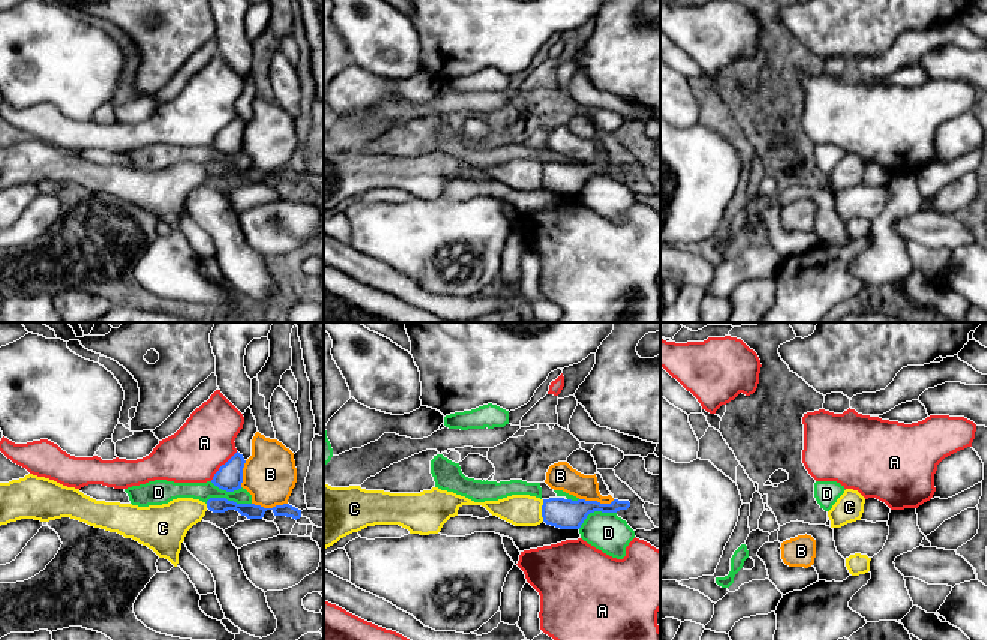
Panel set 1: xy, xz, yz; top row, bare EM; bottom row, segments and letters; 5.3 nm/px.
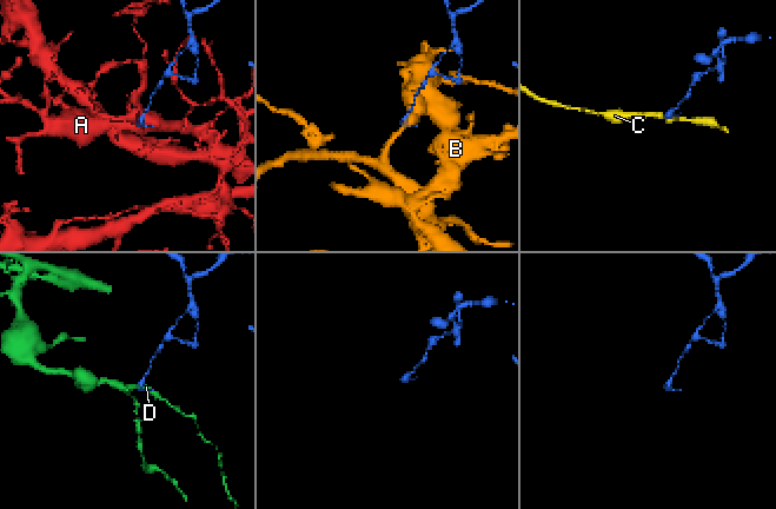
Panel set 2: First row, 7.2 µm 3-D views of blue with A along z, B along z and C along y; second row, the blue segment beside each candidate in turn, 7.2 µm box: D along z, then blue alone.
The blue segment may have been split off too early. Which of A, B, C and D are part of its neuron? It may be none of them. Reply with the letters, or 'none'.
none

